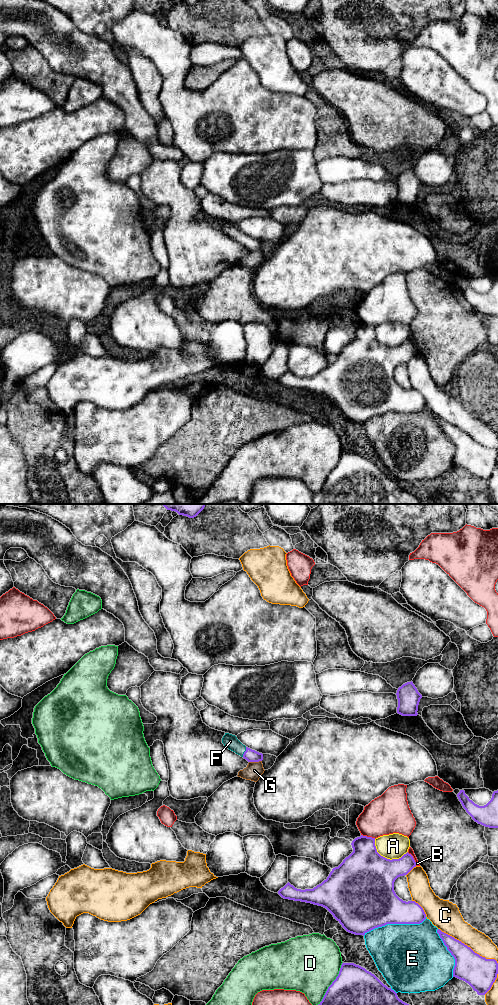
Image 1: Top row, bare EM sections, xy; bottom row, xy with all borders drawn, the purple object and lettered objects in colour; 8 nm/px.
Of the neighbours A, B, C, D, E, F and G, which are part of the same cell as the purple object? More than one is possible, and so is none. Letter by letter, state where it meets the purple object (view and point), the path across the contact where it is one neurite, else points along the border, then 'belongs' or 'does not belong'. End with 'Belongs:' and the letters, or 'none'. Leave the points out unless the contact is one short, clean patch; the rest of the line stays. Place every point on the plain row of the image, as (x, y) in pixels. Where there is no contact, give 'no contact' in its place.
A: meets purple in xy at (386, 346); does not belong
B: meets purple in xy at (413, 346); does not belong
C: meets purple in xy at (467, 434); does not belong
D: meets purple in xy at (330, 473); does not belong
E: meets purple in xy at (394, 411); does not belong
F: meets purple in xy at (244, 240); runs through xy (250, 243), (244, 240), (230, 229); belongs
G: meets purple in xy at (255, 249); does not belong
Belongs: F

